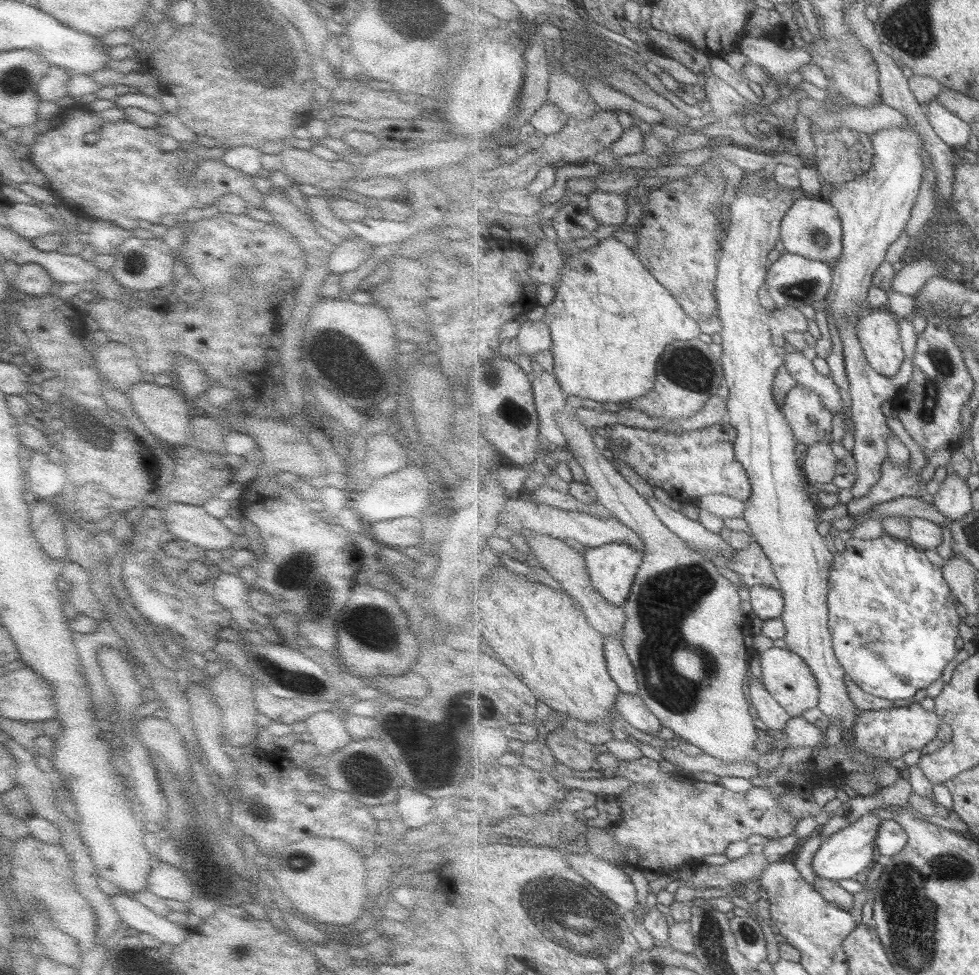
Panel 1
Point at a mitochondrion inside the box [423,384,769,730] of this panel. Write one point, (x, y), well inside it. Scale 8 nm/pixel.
(667, 599)

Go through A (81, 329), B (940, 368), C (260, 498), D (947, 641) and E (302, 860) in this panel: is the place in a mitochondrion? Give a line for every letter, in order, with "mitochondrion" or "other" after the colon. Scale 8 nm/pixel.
A: other
B: mitochondrion
C: other
D: other
E: mitochondrion

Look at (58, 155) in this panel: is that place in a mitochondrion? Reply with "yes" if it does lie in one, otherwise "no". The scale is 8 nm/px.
no

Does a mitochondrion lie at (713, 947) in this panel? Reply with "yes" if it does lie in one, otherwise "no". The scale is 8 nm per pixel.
yes

